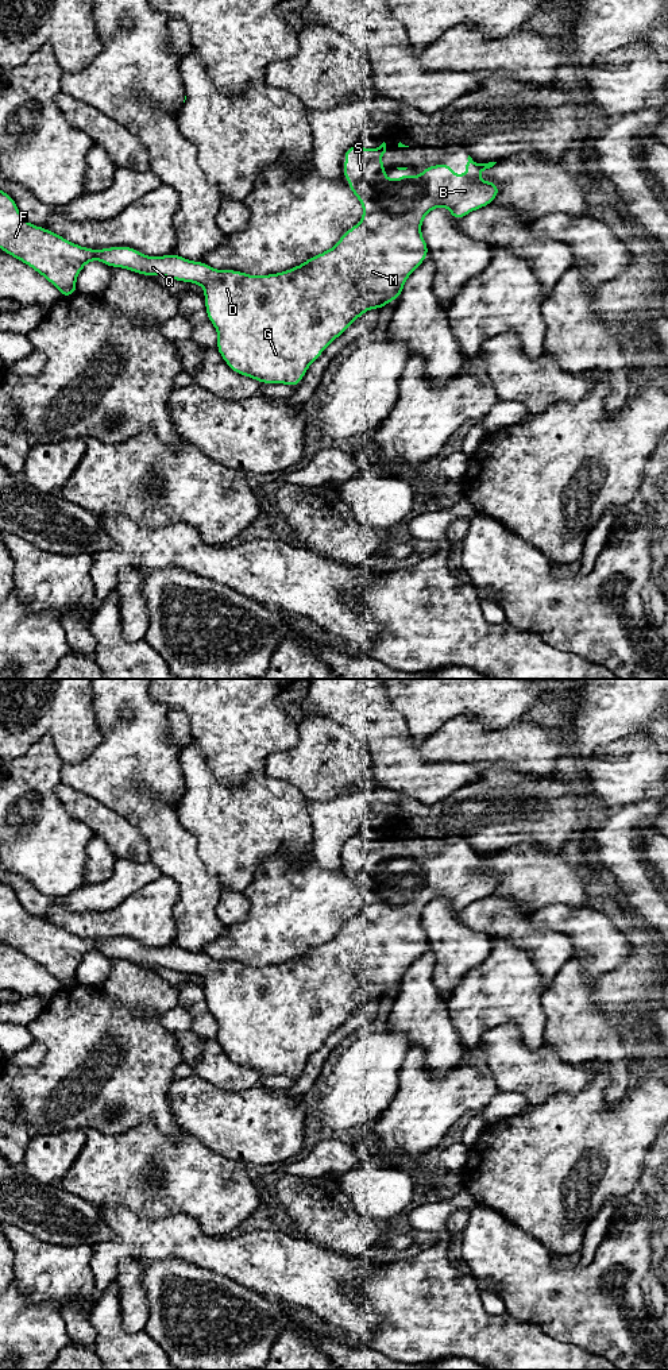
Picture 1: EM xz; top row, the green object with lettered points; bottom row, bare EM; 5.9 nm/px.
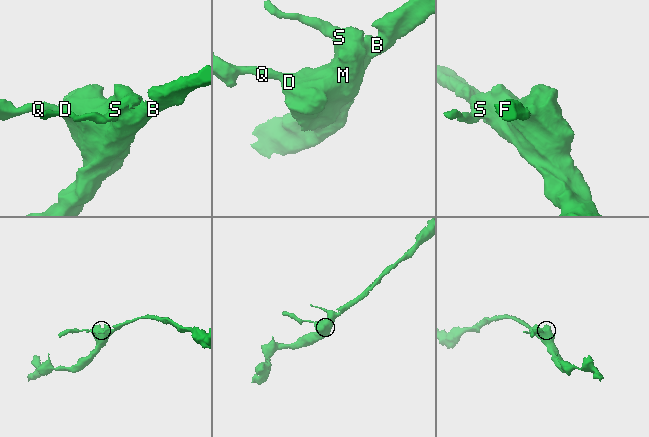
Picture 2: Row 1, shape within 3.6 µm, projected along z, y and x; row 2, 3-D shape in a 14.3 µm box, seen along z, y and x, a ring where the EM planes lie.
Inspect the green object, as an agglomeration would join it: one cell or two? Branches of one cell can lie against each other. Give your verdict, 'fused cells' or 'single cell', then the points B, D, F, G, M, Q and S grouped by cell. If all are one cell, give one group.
single cell; groups B D F G M Q S

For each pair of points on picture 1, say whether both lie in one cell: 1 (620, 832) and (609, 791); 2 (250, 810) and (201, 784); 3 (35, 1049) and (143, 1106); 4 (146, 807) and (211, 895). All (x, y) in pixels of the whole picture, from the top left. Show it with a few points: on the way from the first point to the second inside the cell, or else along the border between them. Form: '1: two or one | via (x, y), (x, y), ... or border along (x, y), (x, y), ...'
1: two | border along (616, 807), (598, 814)
2: one | via (238, 810), (227, 810), (213, 797)
3: two | border along (45, 1046), (45, 1058), (35, 1068), (15, 1066)
4: one | via (162, 829), (176, 856), (190, 873)

